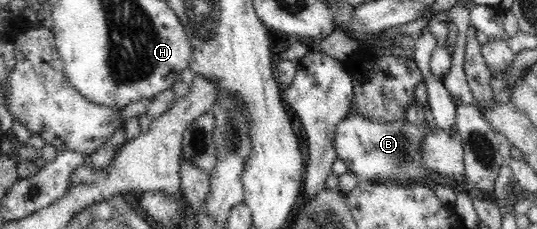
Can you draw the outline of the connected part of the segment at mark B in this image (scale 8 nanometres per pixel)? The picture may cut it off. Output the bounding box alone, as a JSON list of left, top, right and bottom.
[335,114,433,184]

